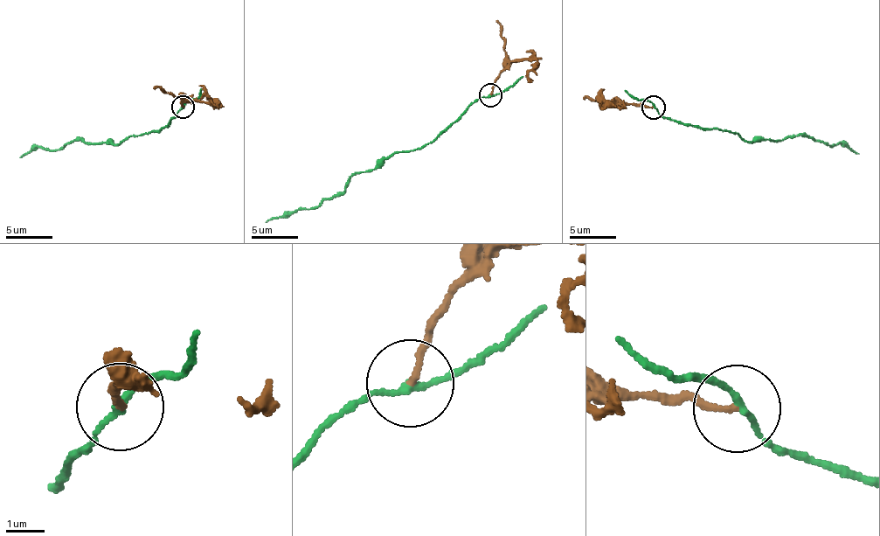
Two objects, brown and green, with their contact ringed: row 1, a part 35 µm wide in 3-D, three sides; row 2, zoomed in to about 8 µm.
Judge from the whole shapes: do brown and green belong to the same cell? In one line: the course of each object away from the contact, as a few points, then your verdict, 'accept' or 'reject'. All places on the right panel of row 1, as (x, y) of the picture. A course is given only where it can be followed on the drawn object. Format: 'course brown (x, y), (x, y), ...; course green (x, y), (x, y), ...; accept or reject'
course brown (653, 107), (606, 104), (606, 108), (620, 107), (623, 100); course green (653, 107), (664, 116), (686, 124), (738, 133), (747, 141), (777, 142), (798, 135), (809, 136), (858, 153); reject

